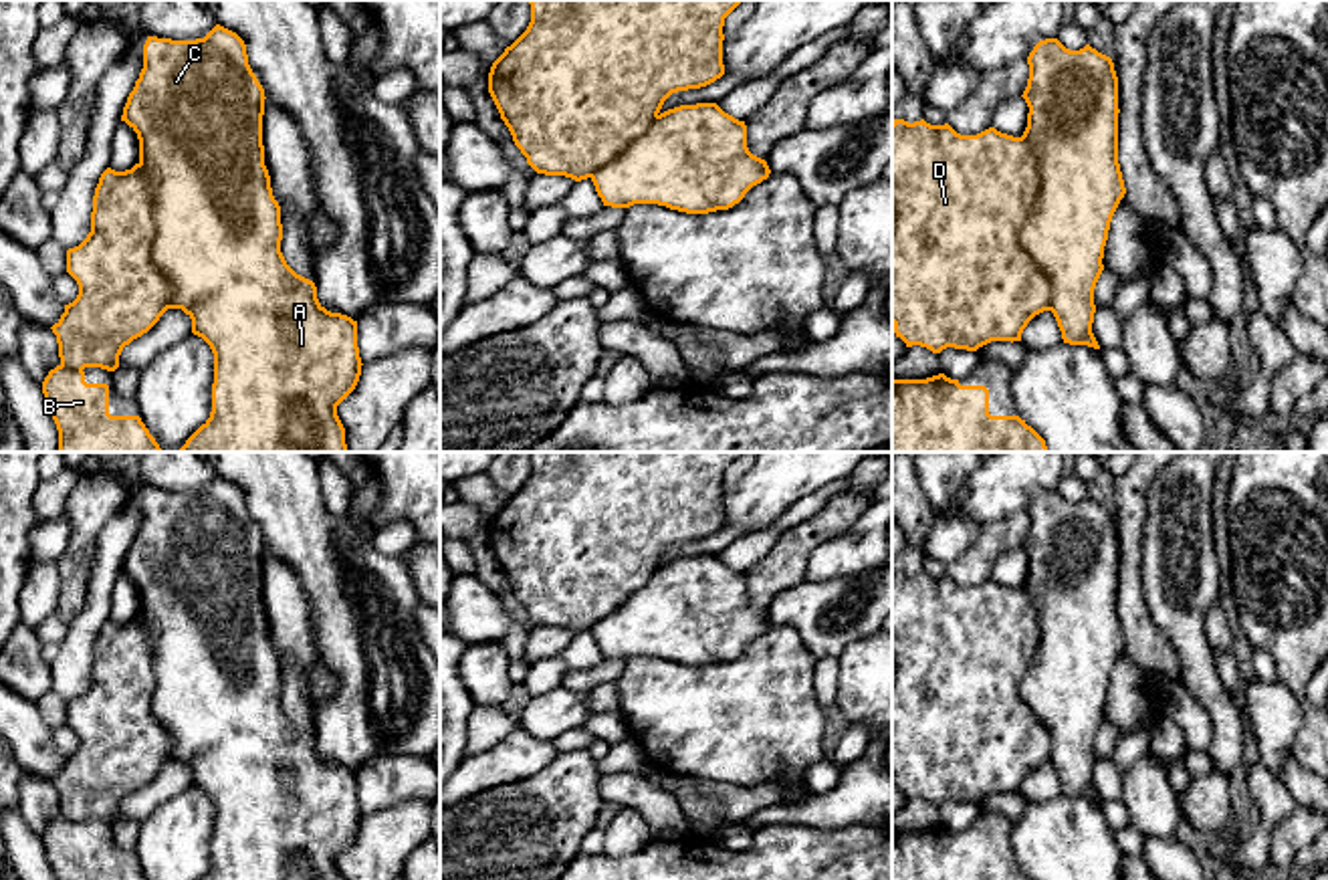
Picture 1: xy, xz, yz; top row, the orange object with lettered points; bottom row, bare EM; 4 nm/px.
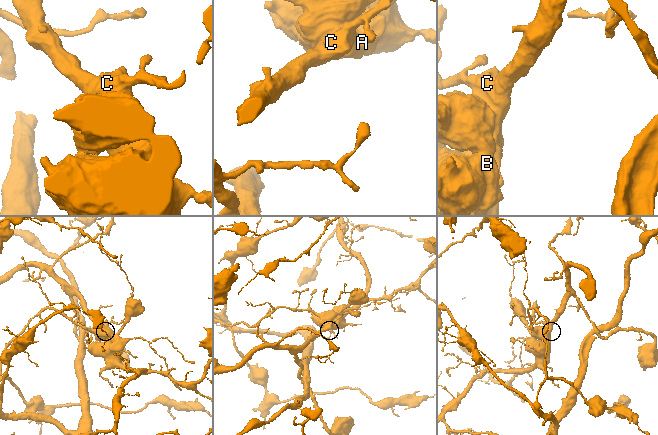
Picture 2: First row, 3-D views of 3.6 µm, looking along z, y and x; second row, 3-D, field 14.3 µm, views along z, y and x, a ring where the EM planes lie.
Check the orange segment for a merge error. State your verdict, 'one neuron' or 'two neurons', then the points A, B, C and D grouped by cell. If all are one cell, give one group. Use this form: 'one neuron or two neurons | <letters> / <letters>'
two neurons | A B C / D

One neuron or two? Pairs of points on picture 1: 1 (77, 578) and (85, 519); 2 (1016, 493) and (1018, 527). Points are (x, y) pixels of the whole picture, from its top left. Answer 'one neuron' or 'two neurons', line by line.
1: one neuron
2: two neurons

